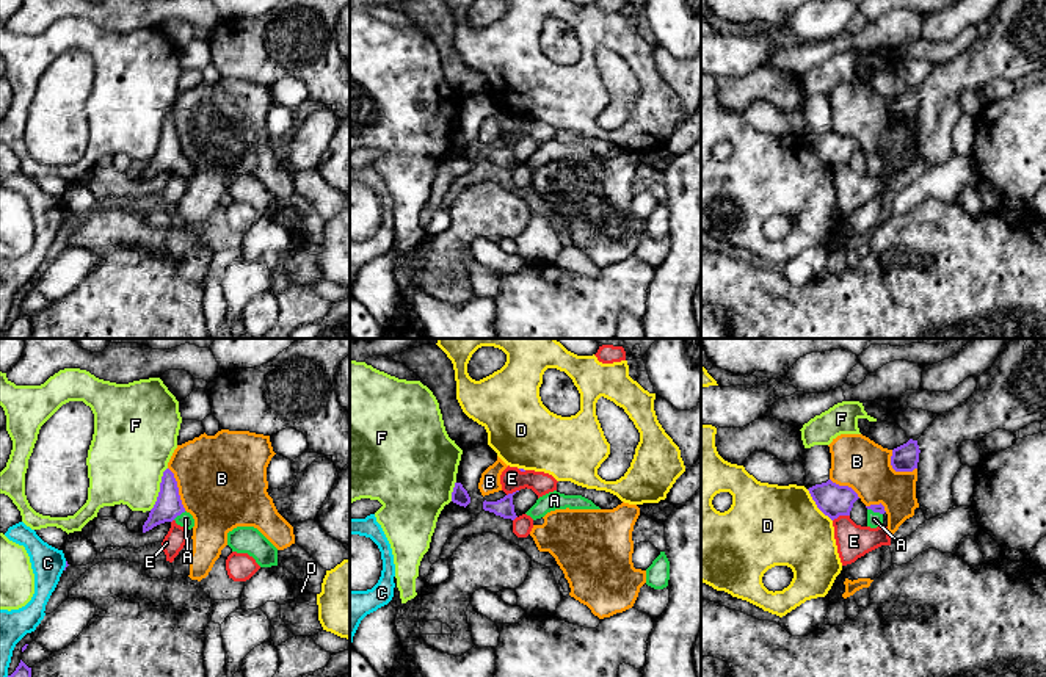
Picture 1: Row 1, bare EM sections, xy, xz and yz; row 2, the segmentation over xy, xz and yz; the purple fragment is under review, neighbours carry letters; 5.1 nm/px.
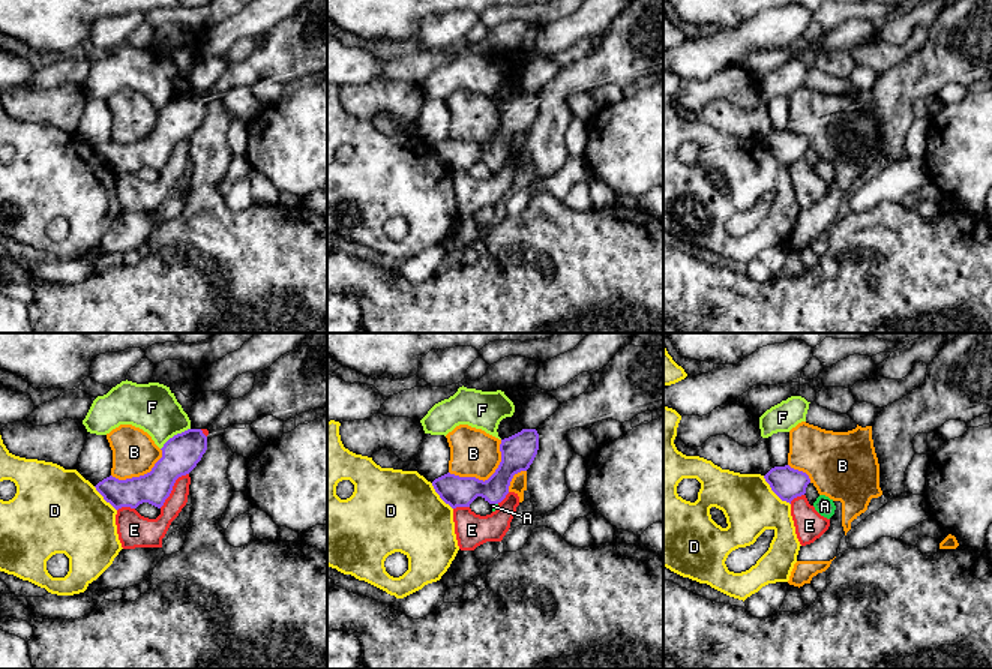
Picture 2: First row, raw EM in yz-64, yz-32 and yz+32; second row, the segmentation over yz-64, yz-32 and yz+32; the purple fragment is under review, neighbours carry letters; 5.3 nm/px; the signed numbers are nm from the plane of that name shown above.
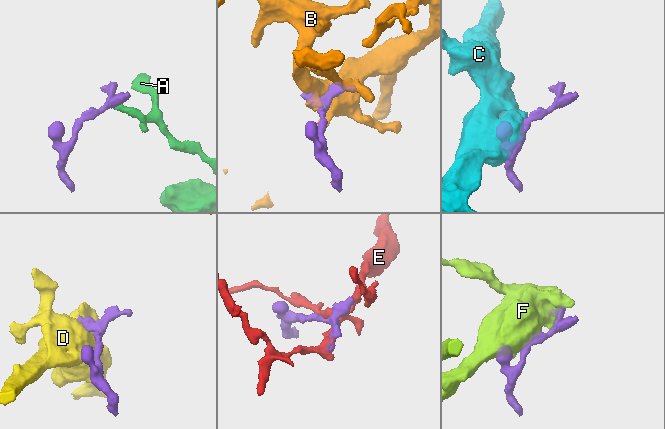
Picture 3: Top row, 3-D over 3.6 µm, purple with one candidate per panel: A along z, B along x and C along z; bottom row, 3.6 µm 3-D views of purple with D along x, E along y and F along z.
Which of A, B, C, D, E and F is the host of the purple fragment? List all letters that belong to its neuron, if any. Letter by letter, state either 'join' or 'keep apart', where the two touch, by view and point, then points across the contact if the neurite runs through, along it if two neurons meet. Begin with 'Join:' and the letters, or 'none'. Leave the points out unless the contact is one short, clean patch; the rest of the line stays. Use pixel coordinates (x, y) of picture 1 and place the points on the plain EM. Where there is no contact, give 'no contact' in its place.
Join: A
A: join; meets purple in xy at (179, 163); runs through xy (168, 154), (179, 163), (185, 168)
B: keep apart; meets purple in xy at (177, 138)
C: keep apart; meets purple in xy at (5, 331)
D: keep apart; meets purple in yz at (816, 152); border along yz (806, 138), (814, 152), (831, 170)
E: keep apart; meets purple in yz at (841, 163)
F: keep apart; meets purple in xy at (160, 138)

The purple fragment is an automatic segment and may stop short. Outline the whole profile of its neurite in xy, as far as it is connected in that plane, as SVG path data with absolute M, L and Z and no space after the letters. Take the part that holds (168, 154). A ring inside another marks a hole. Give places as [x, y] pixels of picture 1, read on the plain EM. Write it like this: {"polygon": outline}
{"polygon": "M166 118L162 125L157 150L151 158L147 169L143 174L143 182L152 179L160 172L173 169L177 174L183 176L187 180L194 176L193 165L187 161L182 154L174 122L169 118Z"}

